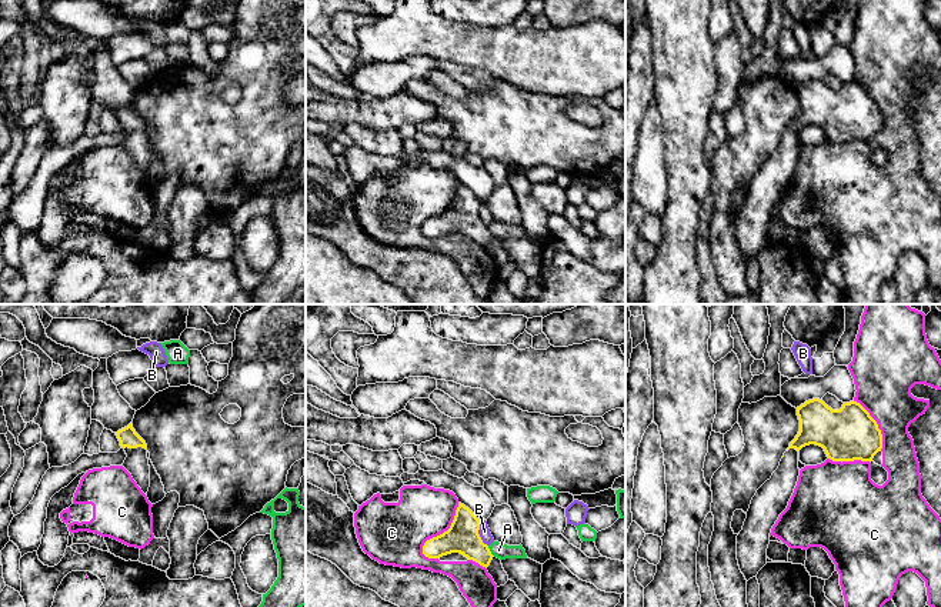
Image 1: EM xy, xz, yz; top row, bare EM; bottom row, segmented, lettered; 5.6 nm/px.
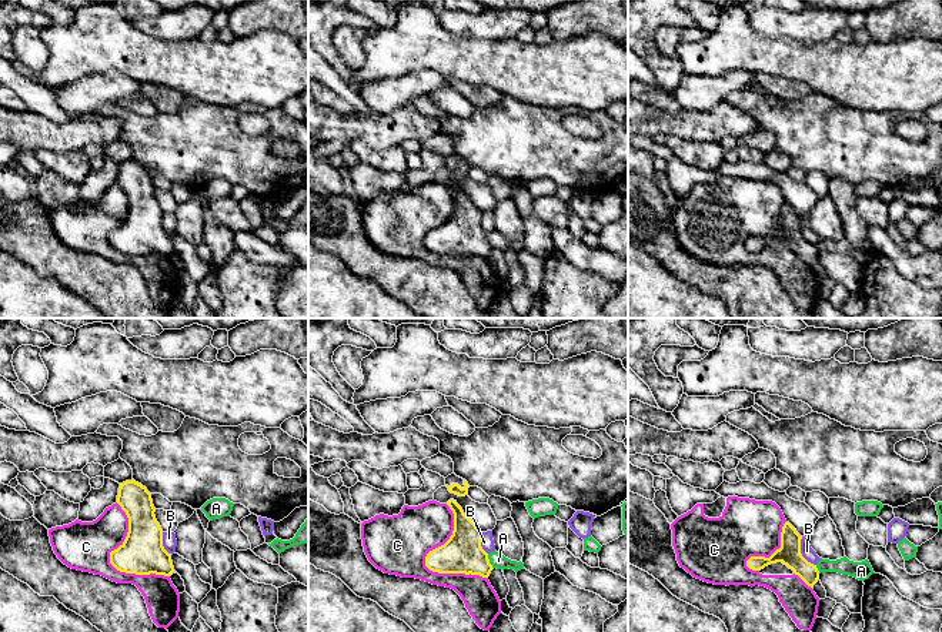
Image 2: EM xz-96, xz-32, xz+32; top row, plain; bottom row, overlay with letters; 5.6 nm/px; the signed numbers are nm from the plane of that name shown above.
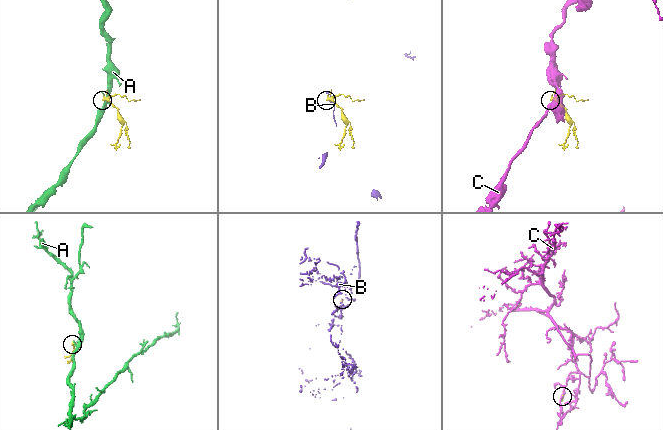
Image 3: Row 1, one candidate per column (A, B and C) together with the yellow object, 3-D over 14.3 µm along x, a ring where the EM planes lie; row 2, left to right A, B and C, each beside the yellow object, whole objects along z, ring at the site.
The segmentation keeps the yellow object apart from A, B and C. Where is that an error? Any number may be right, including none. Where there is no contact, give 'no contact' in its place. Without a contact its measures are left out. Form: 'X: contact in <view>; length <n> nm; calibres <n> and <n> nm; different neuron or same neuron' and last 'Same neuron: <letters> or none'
A: contact in xz; length 80 nm; calibres 180 and 90 nm; different neuron
B: contact in xz; length 150 nm; calibres 180 and 70 nm; different neuron
C: contact in xz; length 360 nm; calibres 180 and 320 nm; different neuron
Same neuron: none

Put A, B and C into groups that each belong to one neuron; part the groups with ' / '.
A / B / C

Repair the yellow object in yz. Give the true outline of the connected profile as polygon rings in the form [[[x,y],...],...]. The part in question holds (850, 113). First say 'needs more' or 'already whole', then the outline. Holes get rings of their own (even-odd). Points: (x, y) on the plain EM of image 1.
needs more; [[[812,79],[797,87],[800,111],[790,123],[778,149],[755,173],[743,210],[737,216],[737,240],[745,260],[755,257],[767,244],[770,213],[787,189],[798,161],[798,131],[810,124],[824,129],[832,141],[872,141],[882,129],[877,101],[857,81],[832,90]]]

